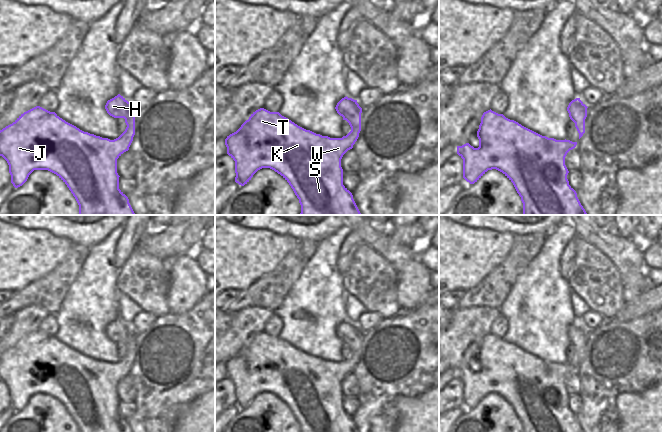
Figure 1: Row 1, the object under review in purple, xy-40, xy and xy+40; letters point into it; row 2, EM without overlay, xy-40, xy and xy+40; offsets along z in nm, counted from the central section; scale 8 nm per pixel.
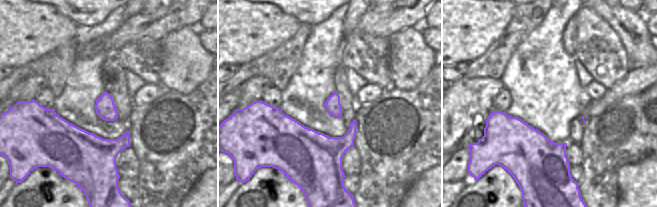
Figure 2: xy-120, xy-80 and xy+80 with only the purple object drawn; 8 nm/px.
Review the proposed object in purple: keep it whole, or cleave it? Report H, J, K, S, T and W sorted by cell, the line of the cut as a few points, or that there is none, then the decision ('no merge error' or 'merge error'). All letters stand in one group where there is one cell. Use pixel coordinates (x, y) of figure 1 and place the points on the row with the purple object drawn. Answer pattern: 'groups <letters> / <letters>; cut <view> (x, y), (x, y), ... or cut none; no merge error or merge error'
groups H J K S T W; cut none; no merge error

